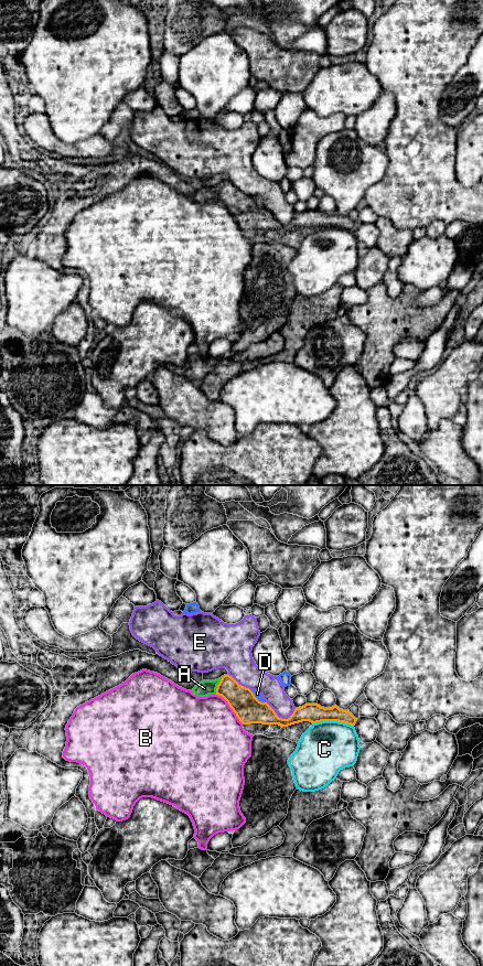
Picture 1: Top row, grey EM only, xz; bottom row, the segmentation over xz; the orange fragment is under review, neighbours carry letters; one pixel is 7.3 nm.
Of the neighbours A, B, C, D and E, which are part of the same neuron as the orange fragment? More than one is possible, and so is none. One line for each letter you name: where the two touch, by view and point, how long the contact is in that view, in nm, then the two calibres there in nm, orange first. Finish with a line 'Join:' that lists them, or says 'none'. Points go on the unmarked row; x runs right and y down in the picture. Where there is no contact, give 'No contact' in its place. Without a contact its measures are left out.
A: Touches orange at xz (217, 191). Shared border 140 nm. Thickness 190 nm (orange) against 120 nm
Join: A

